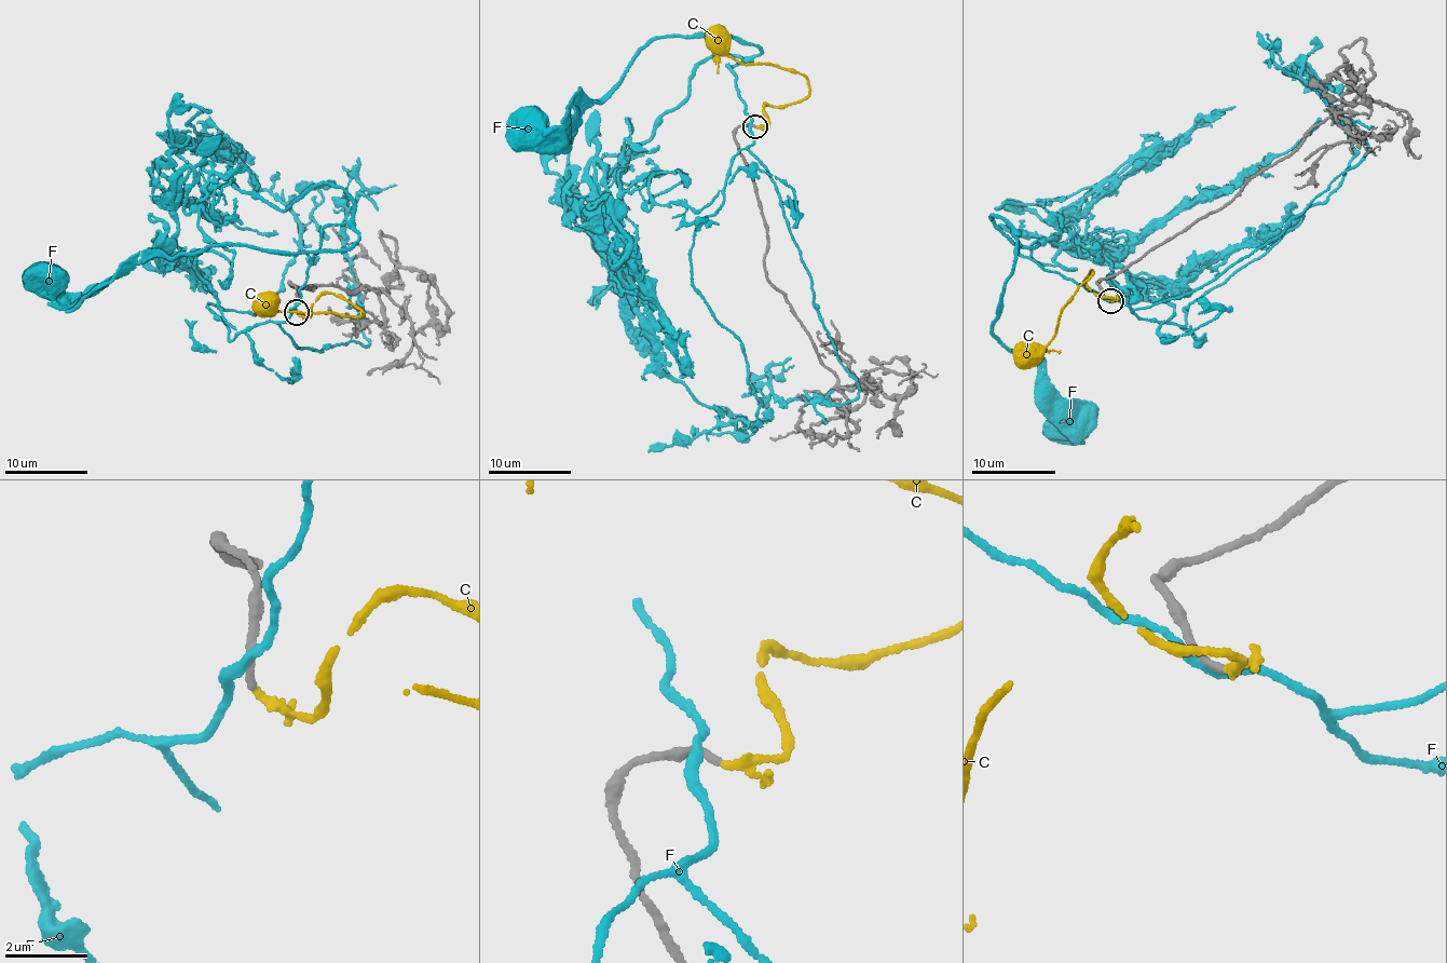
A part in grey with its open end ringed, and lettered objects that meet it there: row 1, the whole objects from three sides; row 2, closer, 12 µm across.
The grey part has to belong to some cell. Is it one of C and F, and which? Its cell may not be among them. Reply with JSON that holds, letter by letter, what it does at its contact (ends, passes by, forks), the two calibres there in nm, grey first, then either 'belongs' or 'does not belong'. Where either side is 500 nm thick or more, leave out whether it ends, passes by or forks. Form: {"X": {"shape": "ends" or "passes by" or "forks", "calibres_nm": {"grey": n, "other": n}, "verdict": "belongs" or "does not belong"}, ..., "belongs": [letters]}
{"C": {"shape": "forks", "calibres_nm": {"grey": 180, "other": 140}, "verdict": "belongs"}, "F": {"shape": "passes by", "calibres_nm": {"grey": 200, "other": 200}, "verdict": "does not belong"}, "belongs": ["C"]}

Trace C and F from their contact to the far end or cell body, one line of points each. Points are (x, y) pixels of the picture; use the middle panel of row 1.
C: (755, 127), (767, 123), (764, 104), (782, 108), (807, 95), (806, 77), (764, 63), (735, 60), (709, 27)
F: (751, 124), (727, 65), (762, 52), (699, 31), (658, 36), (635, 57), (618, 86), (563, 135), (533, 130)

